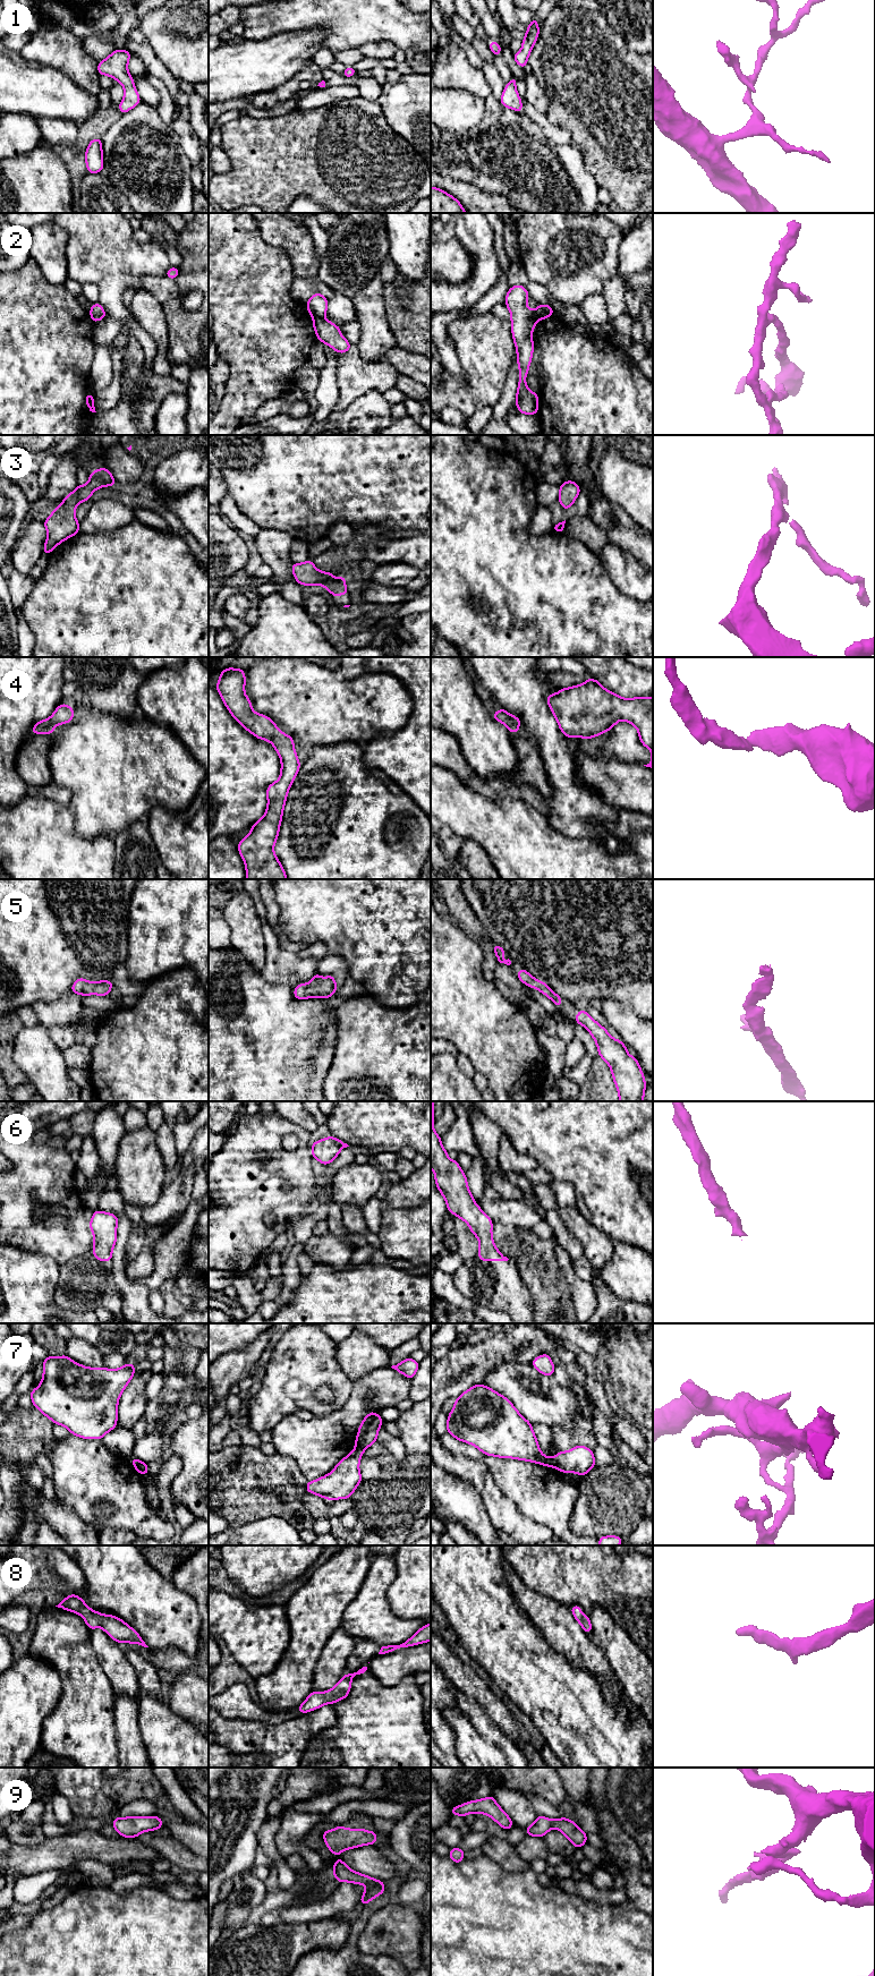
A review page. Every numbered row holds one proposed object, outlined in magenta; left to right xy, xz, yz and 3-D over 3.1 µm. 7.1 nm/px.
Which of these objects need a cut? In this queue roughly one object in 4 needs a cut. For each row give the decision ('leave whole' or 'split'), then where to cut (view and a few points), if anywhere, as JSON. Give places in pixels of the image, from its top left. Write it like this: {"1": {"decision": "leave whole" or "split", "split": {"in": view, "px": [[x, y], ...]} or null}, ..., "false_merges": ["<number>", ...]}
{"1": {"decision": "leave whole", "split": null}, "2": {"decision": "split", "split": {"in": "xz", "px": [[322, 317], [313, 318]]}}, "3": {"decision": "leave whole", "split": null}, "4": {"decision": "leave whole", "split": null}, "5": {"decision": "leave whole", "split": null}, "6": {"decision": "leave whole", "split": null}, "7": {"decision": "split", "split": {"in": "xz", "px": [[355, 1447], [363, 1451]]}}, "8": {"decision": "leave whole", "split": null}, "9": {"decision": "leave whole", "split": null}, "false_merges": ["2", "7"]}

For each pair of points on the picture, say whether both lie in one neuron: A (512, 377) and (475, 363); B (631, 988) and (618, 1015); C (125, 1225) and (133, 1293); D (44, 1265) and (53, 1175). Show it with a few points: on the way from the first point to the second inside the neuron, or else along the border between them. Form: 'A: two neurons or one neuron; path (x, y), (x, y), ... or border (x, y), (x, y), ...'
A: two neurons; border (516, 350), (506, 388), (498, 400)
B: two neurons; border (595, 1004), (600, 999), (614, 999), (640, 1018)
C: one neuron; path (120, 1242), (119, 1276)
D: two neurons; border (19, 1249), (48, 1254), (59, 1265)

